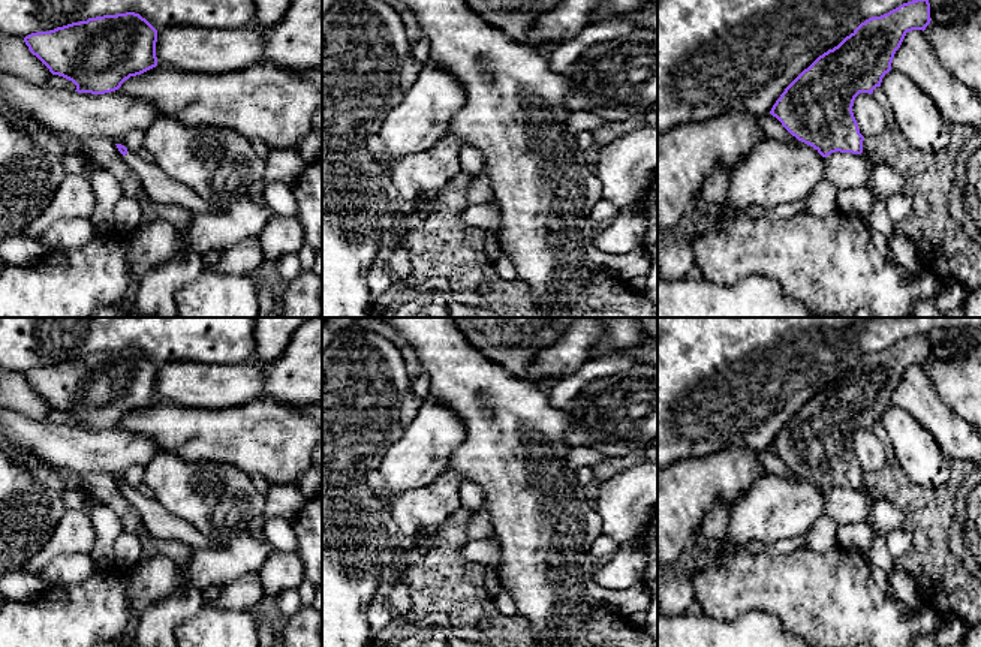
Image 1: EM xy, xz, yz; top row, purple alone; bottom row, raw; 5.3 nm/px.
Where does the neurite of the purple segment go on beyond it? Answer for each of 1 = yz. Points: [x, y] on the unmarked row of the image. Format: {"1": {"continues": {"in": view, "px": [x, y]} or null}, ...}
{"1": {"continues": null}}

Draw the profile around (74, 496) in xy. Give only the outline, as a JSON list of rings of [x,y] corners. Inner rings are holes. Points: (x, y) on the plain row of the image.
[[[73,479],[67,482],[61,493],[66,509],[76,509],[88,515],[91,514],[94,505],[93,499]]]

